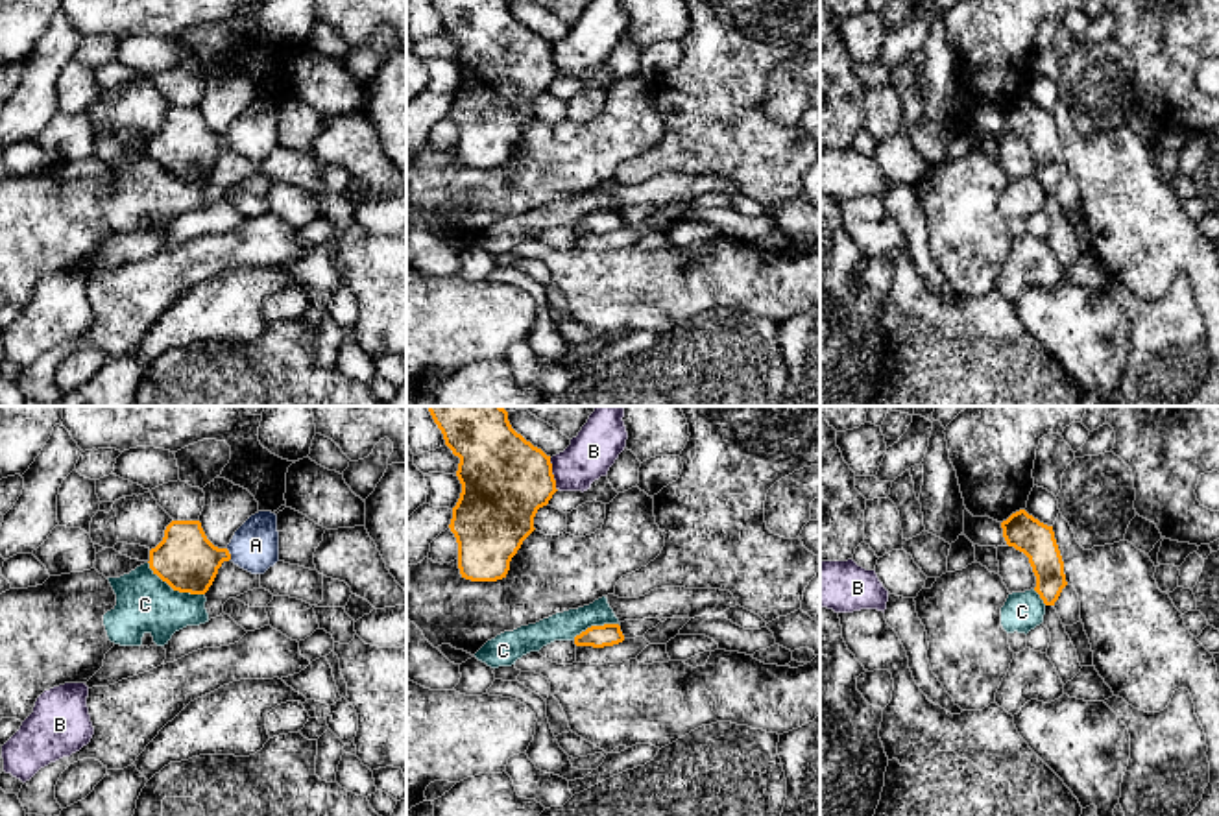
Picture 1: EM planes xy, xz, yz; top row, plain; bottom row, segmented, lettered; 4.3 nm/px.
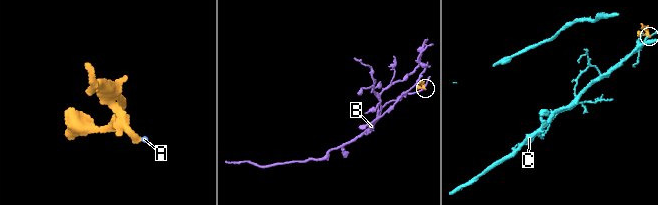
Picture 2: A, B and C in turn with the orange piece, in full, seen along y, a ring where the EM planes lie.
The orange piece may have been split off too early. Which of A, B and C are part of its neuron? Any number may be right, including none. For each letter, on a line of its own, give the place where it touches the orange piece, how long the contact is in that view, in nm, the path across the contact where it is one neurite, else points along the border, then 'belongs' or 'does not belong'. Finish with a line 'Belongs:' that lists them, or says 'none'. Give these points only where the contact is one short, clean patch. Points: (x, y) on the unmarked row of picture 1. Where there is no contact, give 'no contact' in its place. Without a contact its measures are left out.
A: contact xy (229, 141); length 50 nm; way xy (185, 144), (229, 141), (255, 132); belongs
B: contact xz (553, 61); length 150 nm; border xz (549, 45), (556, 76); does not belong
C: contact xy (174, 176); length 280 nm; border xy (148, 148), (174, 176), (204, 181); does not belong
Belongs: A

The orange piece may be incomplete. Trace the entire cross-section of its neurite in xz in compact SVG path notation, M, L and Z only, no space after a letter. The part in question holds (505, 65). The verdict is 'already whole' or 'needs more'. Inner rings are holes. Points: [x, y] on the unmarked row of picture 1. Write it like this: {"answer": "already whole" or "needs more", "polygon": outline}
{"answer": "already whole", "polygon": "M430 0L445 31L460 44L462 79L453 94L451 118L458 129L458 155L471 168L506 164L510 148L536 116L534 103L556 76L550 42L517 20L508 0Z"}

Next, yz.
{"answer": "already whole", "polygon": "M1020 96L1003 107L1001 114L1007 131L1029 144L1036 162L1034 177L1045 192L1055 192L1068 168L1053 113L1047 113L1025 96Z"}

